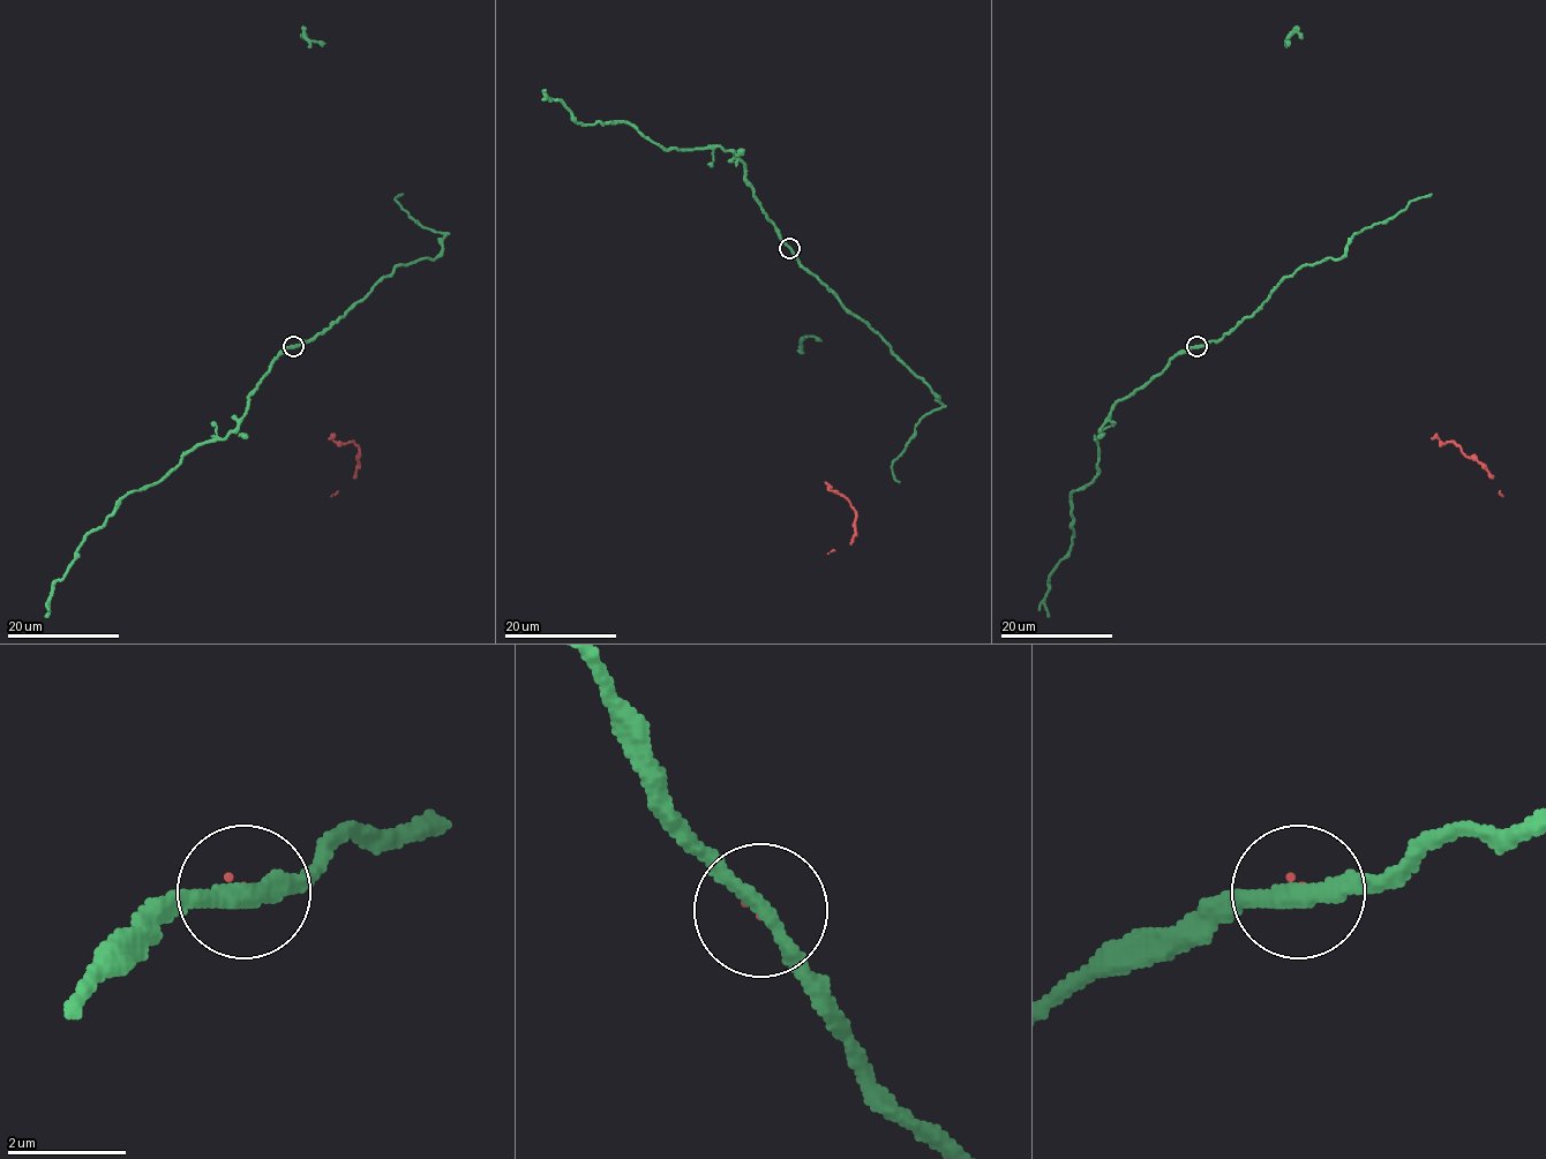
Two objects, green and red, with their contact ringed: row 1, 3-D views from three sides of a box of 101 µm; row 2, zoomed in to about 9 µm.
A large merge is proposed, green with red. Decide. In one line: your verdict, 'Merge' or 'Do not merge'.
Do not merge

